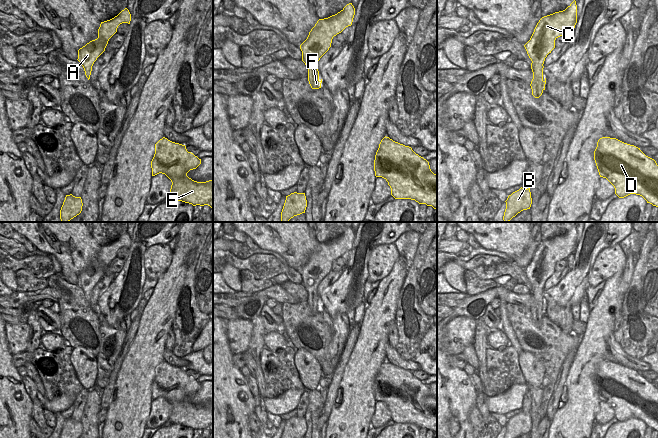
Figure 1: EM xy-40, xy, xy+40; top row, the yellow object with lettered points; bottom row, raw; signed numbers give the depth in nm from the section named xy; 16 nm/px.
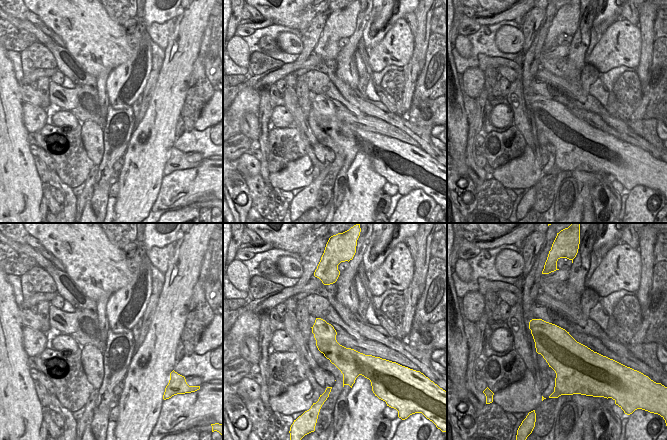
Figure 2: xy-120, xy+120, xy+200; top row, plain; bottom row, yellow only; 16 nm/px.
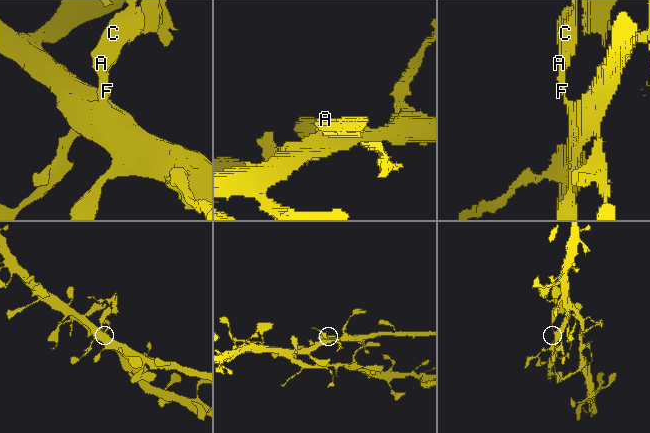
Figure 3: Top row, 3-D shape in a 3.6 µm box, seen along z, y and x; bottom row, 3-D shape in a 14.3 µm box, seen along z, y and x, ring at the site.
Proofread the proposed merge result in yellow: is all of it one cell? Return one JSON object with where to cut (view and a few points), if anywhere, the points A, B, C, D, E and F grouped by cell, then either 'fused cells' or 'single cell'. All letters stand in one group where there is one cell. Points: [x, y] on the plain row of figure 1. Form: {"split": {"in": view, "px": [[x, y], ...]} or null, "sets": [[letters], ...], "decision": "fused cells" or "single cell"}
{"split": {"in": "xy+40", "px": [[532, 303], [536, 308], [537, 317], [540, 319]]}, "sets": [["A", "C", "F"], ["B", "D", "E"]], "decision": "fused cells"}

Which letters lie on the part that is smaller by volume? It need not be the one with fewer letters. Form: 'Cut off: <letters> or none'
Cut off: A, C, F.

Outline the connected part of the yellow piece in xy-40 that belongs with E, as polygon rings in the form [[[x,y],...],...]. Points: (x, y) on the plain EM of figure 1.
[[[163,361],[155,368],[155,378],[151,385],[152,400],[162,397],[171,404],[171,424],[213,432],[213,403],[197,406],[187,400],[190,394],[200,388],[201,383],[188,376],[185,369]]]

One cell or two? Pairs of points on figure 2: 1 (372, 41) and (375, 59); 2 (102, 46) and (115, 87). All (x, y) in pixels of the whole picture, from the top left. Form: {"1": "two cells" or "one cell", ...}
{"1": "two cells", "2": "two cells"}

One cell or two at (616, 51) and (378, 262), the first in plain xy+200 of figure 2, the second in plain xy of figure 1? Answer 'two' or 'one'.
one

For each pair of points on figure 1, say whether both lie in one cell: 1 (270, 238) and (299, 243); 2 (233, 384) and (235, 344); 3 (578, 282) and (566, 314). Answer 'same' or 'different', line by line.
1: same
2: different
3: different

